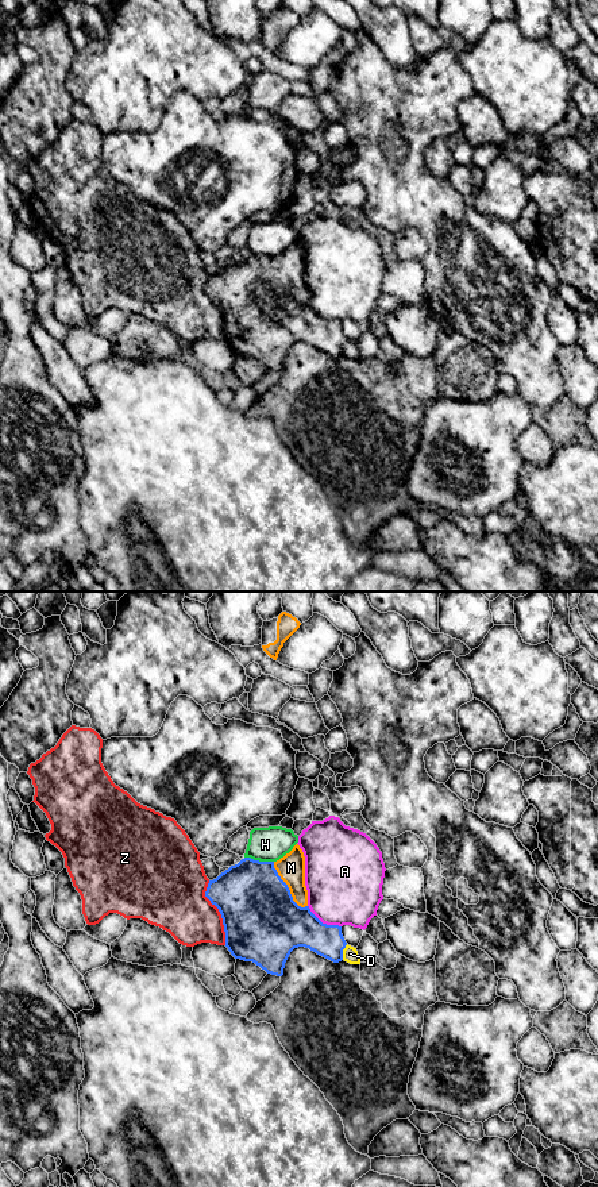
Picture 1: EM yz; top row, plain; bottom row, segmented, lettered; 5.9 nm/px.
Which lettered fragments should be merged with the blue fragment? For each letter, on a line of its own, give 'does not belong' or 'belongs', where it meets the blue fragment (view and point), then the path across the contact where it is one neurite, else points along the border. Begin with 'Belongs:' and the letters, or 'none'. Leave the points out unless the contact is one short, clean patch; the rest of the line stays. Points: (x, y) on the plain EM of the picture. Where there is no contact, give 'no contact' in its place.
Belongs: M
A: does not belong; meets blue in yz at (321, 318)
D: does not belong; meets blue in yz at (342, 347)
H: does not belong; meets blue in yz at (258, 255)
M: belongs; meets blue in yz at (288, 282)
Z: does not belong; meets blue in yz at (220, 308)

